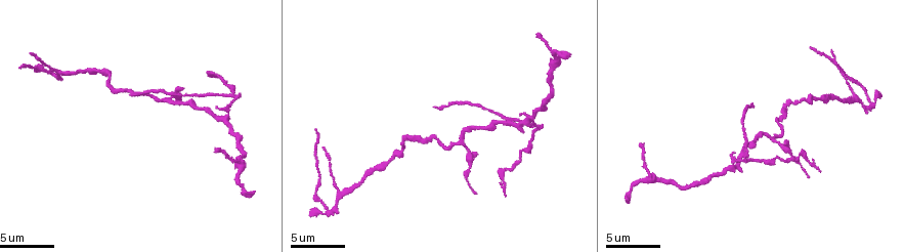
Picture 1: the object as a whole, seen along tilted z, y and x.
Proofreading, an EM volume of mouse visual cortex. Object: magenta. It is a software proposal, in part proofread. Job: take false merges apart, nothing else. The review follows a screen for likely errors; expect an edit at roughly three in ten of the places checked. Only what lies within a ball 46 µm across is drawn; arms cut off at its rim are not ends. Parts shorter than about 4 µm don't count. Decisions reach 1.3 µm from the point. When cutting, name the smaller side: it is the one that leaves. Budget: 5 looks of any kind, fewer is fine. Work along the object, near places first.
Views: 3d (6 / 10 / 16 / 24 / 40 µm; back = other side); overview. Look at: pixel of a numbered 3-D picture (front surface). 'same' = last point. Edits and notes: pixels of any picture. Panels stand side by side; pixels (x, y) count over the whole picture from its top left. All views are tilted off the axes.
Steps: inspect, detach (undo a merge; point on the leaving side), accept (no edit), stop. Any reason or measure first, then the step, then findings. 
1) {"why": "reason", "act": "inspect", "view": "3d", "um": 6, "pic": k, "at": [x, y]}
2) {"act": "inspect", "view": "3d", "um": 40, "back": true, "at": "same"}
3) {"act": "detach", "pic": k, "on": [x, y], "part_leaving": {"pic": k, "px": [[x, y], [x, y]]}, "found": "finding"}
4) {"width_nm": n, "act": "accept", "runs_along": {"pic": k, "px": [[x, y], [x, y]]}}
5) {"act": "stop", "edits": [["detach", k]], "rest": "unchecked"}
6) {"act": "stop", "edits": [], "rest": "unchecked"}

{"why": "four arms meet", "act": "inspect", "view": "3d", "um": 6, "pic": 1, "at": [731, 169]}

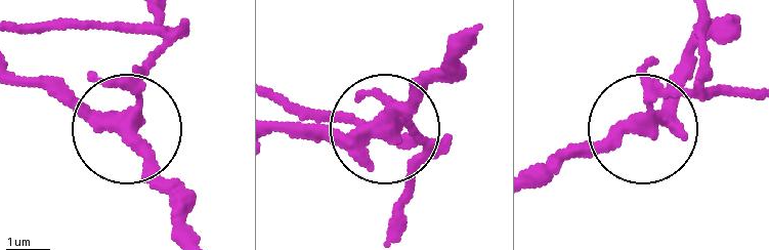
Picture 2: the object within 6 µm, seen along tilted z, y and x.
{"act": "inspect", "view": "3d", "um": 6, "back": true, "pic": 2, "at": [129, 122]}

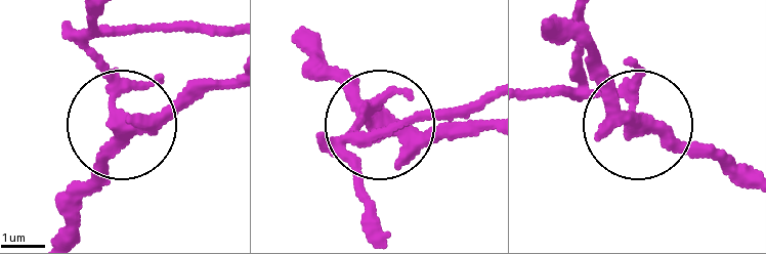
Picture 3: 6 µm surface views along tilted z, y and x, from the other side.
{"arms": 4, "act": "detach", "pic": 3, "on": [81, 47], "found": "two neurons meet here"}

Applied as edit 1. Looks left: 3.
{"act": "inspect", "view": "overview"}

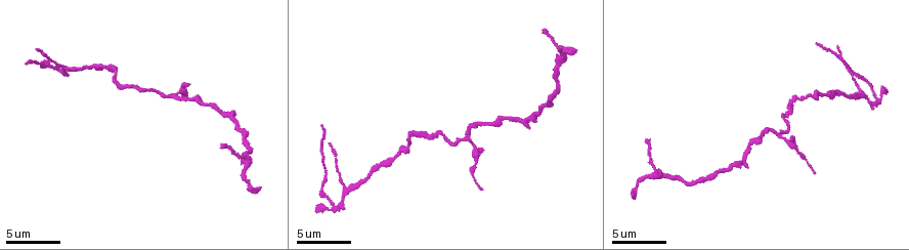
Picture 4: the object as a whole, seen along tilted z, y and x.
{"why": "three-way junction", "act": "inspect", "view": "3d", "um": 10, "pic": 4, "at": [779, 137]}

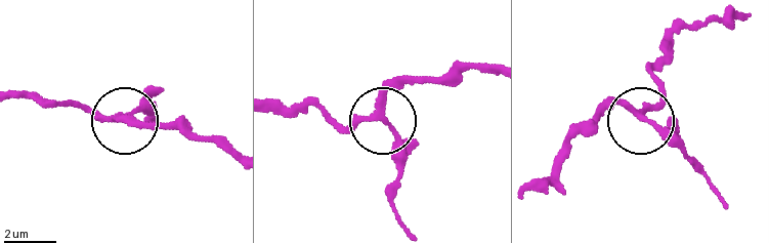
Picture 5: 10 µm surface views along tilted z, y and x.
{"act": "inspect", "view": "3d", "um": 10, "back": true, "pic": 5, "at": [638, 118]}

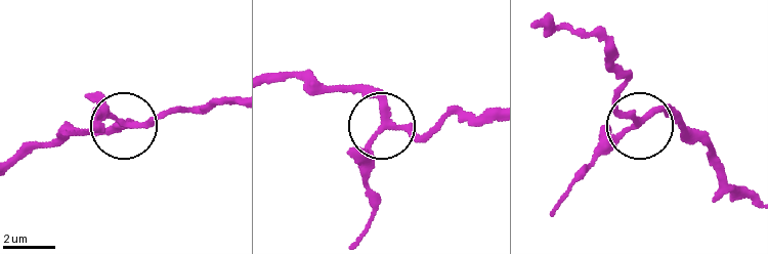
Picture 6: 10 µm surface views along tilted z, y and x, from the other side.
{"arms": 3, "act": "accept", "runs_along": {"pic": 6, "px": [[441, 124], [420, 135], [380, 128], [366, 176]]}, "found": "all the same neuron"}

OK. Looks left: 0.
{"act": "stop", "edits": [["detach", 3]], "rest": "unchecked"}

